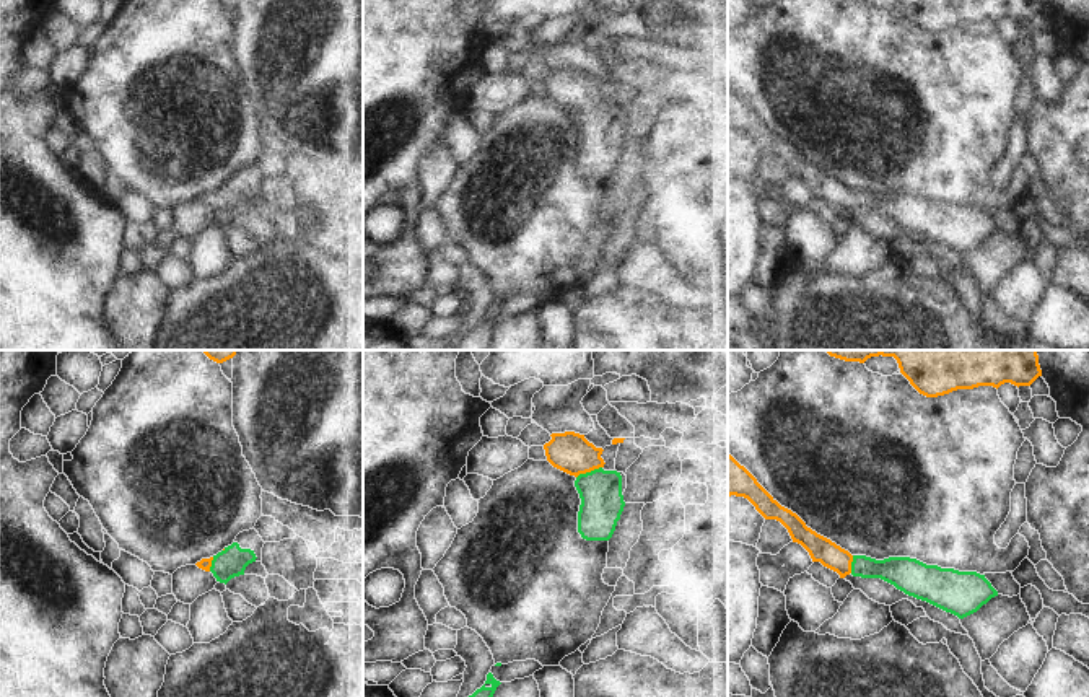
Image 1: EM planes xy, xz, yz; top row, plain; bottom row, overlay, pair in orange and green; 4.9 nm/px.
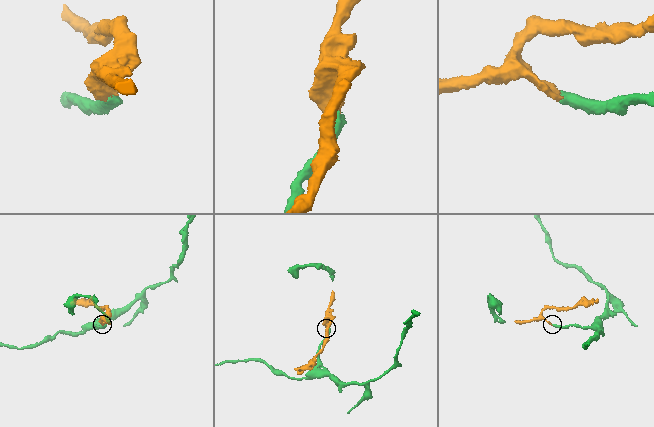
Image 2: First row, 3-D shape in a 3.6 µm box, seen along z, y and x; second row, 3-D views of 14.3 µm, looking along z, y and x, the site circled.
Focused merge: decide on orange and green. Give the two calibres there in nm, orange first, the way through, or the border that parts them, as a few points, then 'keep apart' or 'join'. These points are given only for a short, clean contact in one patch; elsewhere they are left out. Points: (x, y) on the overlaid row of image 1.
200/200 nm | across xz (572, 453), (588, 471), (601, 495) | join

